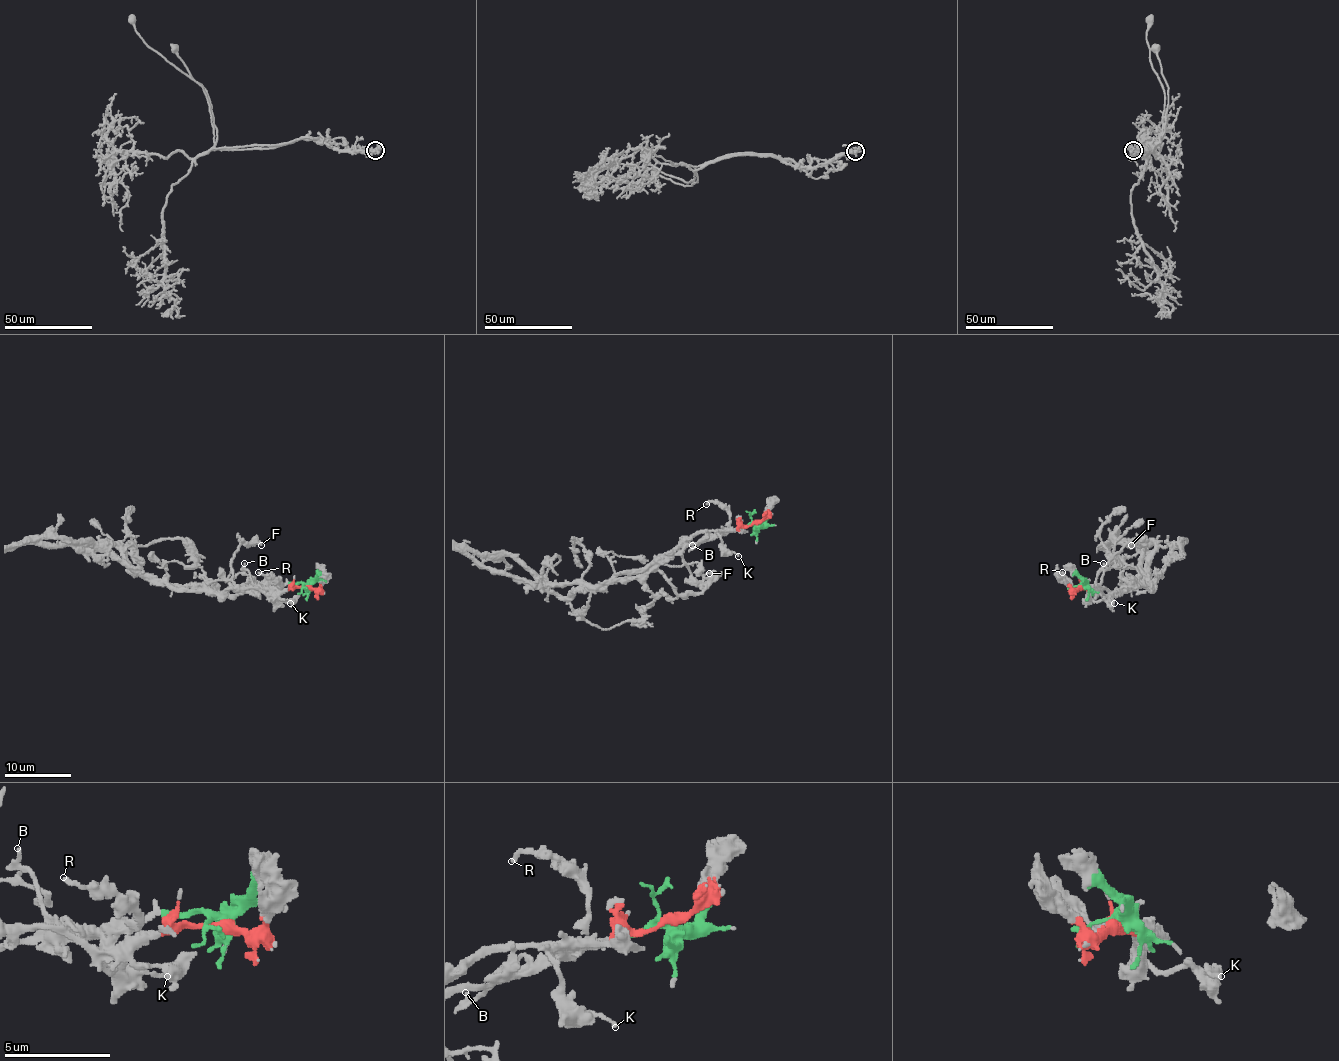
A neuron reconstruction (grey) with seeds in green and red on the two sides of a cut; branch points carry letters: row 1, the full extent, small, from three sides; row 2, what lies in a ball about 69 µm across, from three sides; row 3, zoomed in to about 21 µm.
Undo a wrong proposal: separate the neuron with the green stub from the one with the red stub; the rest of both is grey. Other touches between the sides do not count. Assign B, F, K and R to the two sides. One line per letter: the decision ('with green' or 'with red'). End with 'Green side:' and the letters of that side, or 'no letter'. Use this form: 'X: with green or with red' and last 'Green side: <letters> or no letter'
B: with green
F: with red
K: with red
R: with green
Green side: B, R

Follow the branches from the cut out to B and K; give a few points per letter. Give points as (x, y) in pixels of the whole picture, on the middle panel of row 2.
B: (755, 523), (717, 531), (699, 544), (692, 544)
K: (755, 523), (739, 525), (719, 533), (722, 544), (739, 556)

